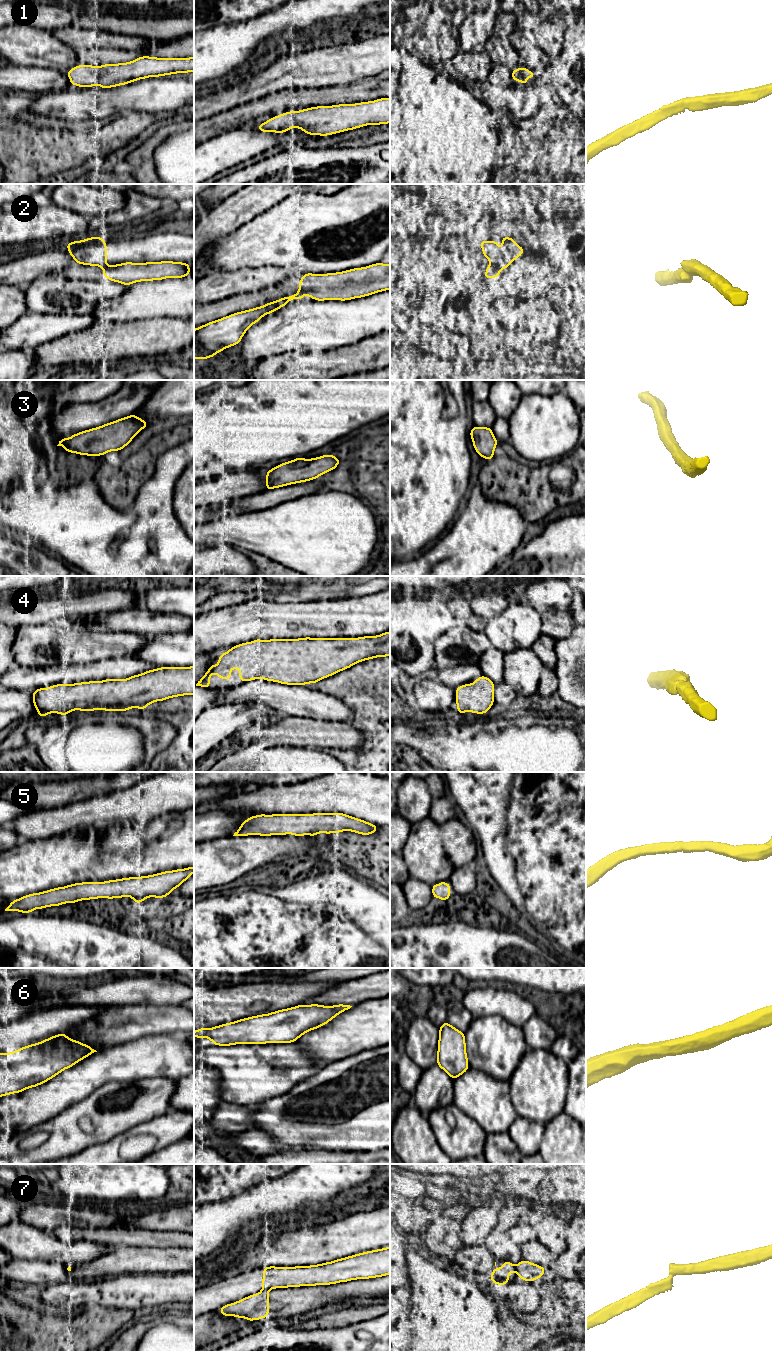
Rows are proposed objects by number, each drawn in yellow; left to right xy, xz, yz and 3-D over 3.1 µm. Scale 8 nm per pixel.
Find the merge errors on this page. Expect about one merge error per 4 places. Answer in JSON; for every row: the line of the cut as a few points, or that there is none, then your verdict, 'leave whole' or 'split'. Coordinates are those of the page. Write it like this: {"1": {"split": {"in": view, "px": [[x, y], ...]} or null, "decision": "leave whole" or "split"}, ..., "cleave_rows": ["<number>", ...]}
{"1": {"split": null, "decision": "leave whole"}, "2": {"split": {"in": "yz", "px": [[493, 265], [498, 269]]}, "decision": "split"}, "3": {"split": null, "decision": "leave whole"}, "4": {"split": null, "decision": "leave whole"}, "5": {"split": null, "decision": "leave whole"}, "6": {"split": null, "decision": "leave whole"}, "7": {"split": {"in": "xz", "px": [[268, 1289], [262, 1290]]}, "decision": "split"}, "cleave_rows": ["2", "7"]}

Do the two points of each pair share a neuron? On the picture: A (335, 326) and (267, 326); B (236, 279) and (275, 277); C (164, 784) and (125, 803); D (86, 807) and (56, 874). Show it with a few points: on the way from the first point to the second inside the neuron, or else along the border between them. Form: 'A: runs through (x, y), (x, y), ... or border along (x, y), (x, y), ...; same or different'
A: runs through (318, 326), (284, 326); same
B: runs through (246, 279), (265, 277); same
C: runs through (154, 794), (141, 803), (135, 803); same
D: border along (89, 825), (54, 836); different

